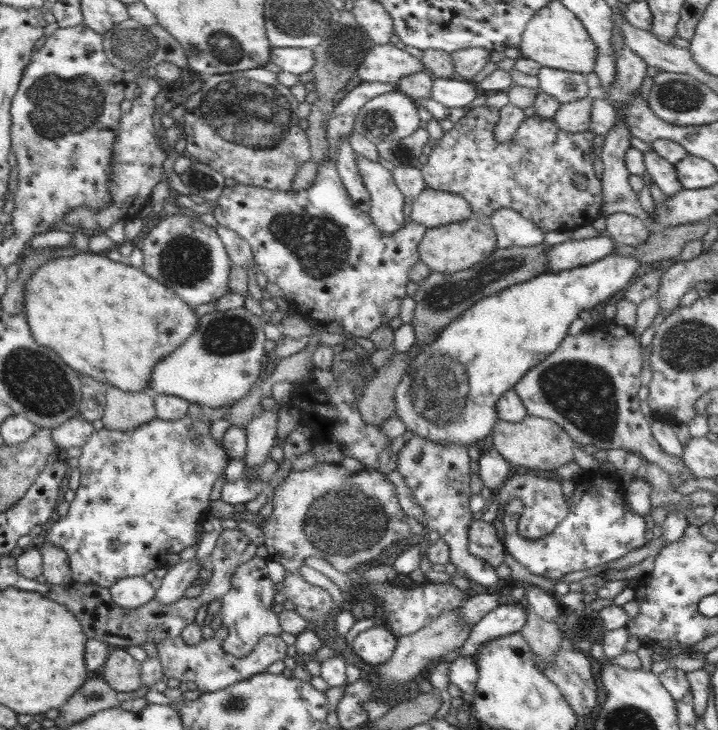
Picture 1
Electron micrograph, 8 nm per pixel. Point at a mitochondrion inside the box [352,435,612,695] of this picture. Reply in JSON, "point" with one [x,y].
{"point":[585,627]}

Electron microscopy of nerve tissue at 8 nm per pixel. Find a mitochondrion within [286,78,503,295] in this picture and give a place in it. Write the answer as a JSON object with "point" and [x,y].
{"point":[377,121]}

